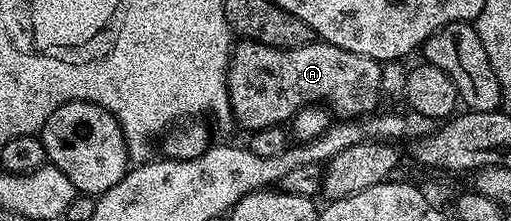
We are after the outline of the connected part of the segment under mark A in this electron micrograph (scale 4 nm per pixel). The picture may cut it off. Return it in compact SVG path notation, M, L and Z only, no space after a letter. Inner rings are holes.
M242 39L229 57L229 105L233 120L248 130L266 128L272 124L284 125L292 121L301 108L324 106L337 118L368 116L378 111L377 99L382 99L382 61L367 58L367 54L351 54L334 44L314 42L298 48L276 48L254 40Z

